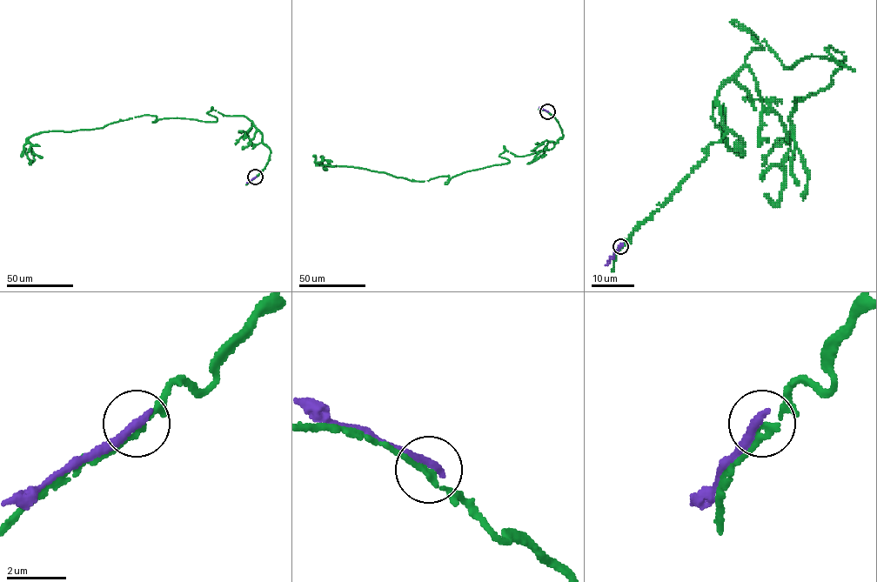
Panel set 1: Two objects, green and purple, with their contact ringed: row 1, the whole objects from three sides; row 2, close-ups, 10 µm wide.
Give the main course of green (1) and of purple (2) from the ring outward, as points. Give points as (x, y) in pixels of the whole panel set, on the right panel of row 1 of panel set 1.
1: (620, 246), (724, 137), (718, 91), (764, 50), (737, 21), (786, 68), (846, 60), (795, 101), (766, 193)
2: (620, 246), (605, 265)

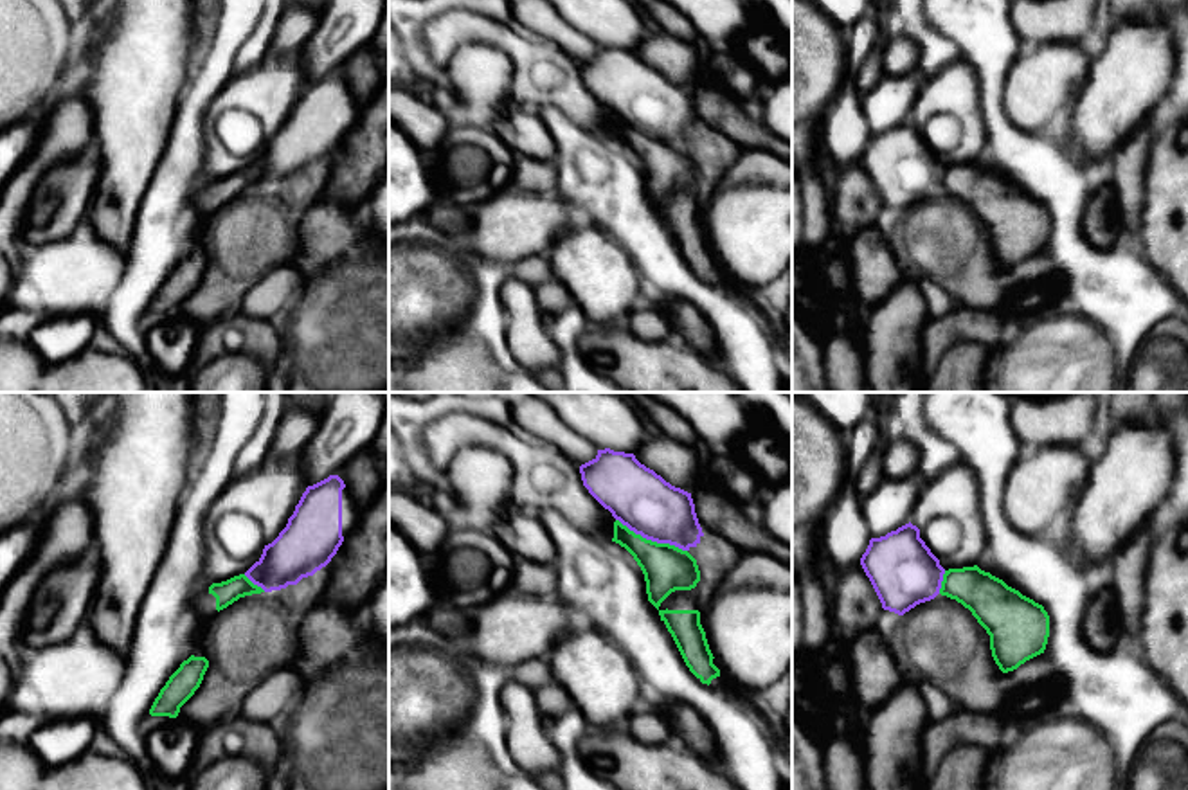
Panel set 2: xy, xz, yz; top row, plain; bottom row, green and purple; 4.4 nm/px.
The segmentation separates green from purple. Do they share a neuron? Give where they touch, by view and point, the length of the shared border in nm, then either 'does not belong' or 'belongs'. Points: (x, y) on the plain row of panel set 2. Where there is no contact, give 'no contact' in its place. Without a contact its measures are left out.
xz (650, 137) | 360 nm | does not belong

